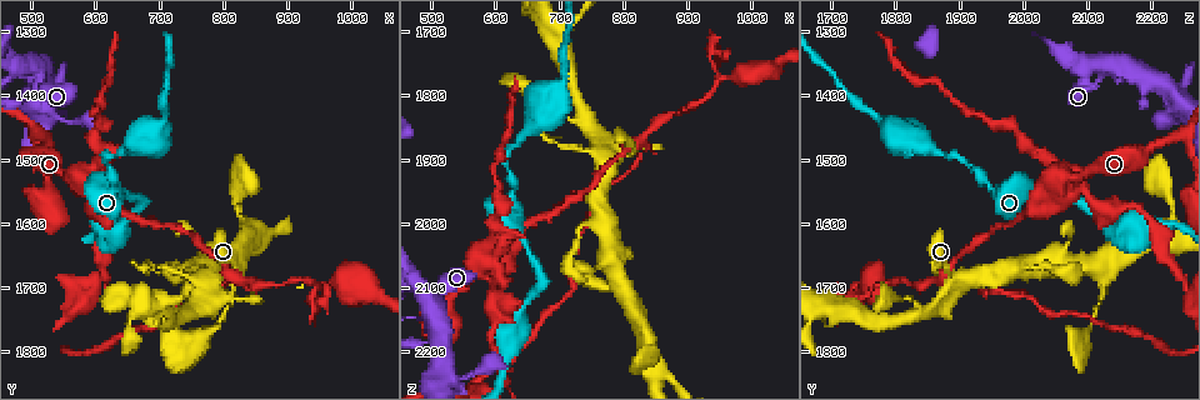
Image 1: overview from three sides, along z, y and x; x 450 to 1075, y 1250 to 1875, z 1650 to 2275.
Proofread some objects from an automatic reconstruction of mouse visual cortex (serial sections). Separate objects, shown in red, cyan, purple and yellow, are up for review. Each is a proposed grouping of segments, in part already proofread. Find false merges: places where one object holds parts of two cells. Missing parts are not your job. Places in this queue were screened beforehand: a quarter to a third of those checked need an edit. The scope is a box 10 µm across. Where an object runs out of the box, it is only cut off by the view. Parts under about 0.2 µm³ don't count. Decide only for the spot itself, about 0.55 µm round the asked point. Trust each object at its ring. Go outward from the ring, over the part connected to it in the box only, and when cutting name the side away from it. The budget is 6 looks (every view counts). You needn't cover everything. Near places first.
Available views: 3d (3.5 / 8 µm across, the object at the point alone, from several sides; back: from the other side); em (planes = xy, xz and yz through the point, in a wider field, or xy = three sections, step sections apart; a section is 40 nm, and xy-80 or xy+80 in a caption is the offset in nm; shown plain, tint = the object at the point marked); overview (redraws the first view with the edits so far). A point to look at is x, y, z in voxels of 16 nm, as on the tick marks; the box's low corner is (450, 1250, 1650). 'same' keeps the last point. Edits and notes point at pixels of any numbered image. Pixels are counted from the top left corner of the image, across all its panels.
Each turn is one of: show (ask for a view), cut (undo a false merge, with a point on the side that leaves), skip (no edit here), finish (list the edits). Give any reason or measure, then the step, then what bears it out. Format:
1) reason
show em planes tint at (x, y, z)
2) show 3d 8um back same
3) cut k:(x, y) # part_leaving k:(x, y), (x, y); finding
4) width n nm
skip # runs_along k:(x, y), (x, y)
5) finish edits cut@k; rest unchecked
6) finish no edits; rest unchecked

abrupt turn
show 3d 3.5um back at (625, 1515, 1915)

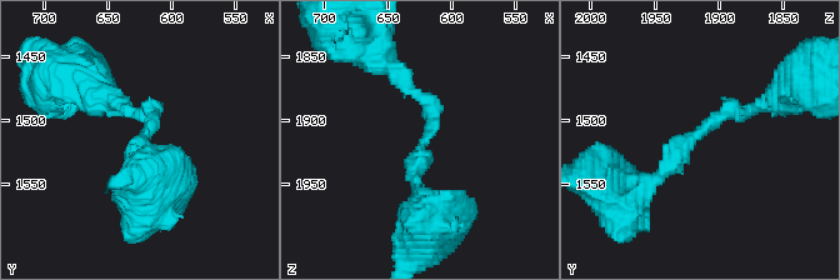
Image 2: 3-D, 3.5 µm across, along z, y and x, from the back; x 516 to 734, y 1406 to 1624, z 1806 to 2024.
arm_widths 200, 200 nm
show em planes tint at (624, 1512, 1918)

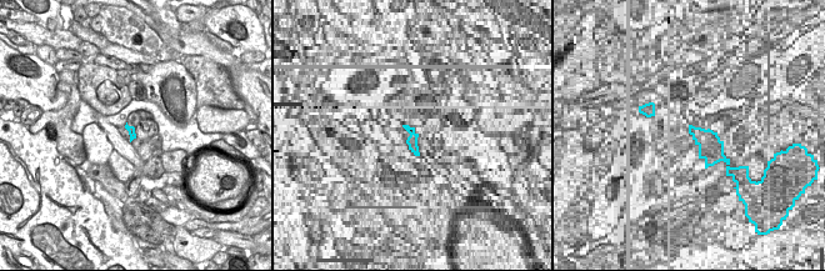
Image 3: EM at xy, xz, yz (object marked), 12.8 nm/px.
width 100 nm
skip # runs_along 2:(640, 190), (710, 121), (755, 109); one cell here

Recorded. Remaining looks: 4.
abrupt turn
show 3d 3.5um at (565, 1525, 2060)

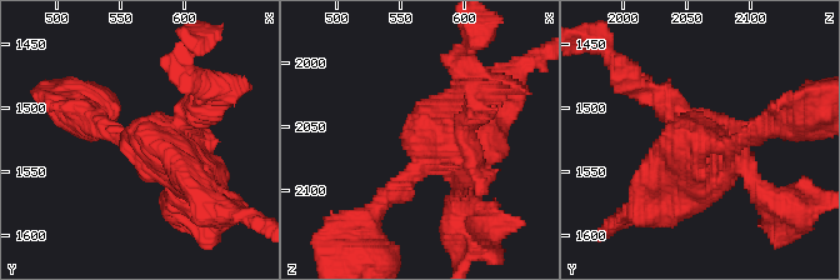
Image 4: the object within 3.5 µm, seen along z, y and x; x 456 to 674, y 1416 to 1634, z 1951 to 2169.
cut 4:(655, 89) # part_leaving 4:(681, 111), (634, 89), (605, 50); two cells meet here

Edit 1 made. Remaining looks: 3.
three arms meet
show 3d 8um back at (825, 1690, 1870)

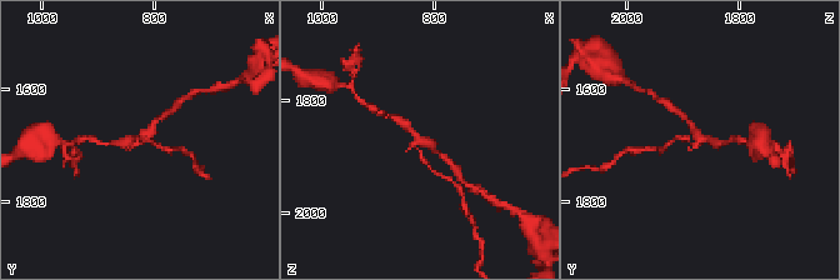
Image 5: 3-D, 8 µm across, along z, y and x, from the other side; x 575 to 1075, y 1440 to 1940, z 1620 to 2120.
shape alone is not enough
show em planes tint same

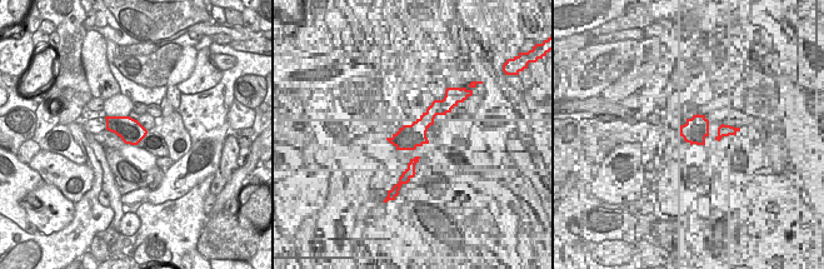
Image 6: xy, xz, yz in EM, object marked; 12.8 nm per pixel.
width 320 nm
cut 5:(153, 143) # part_leaving 5:(414, 146), (425, 164), (449, 179); two cells meet here

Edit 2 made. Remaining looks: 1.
finish edits cut@4, cut@5; rest unchecked

